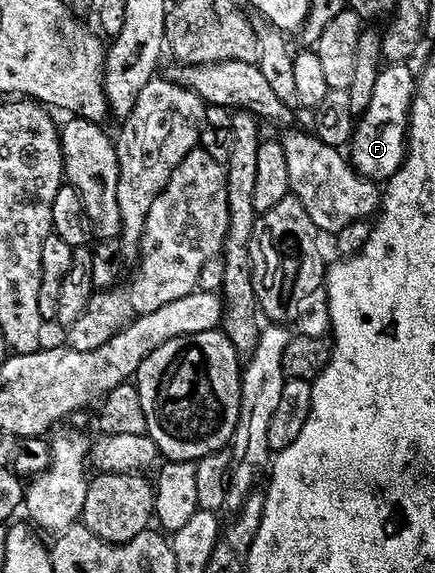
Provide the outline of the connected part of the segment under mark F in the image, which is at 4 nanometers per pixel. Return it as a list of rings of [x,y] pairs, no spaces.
[[[388,63],[380,67],[377,82],[373,85],[373,95],[369,97],[369,106],[365,106],[363,115],[355,121],[355,133],[349,145],[349,163],[361,176],[367,176],[376,182],[386,182],[403,164],[403,155],[407,153],[407,115],[411,113],[411,99],[415,93],[416,73],[407,69],[406,63]]]

